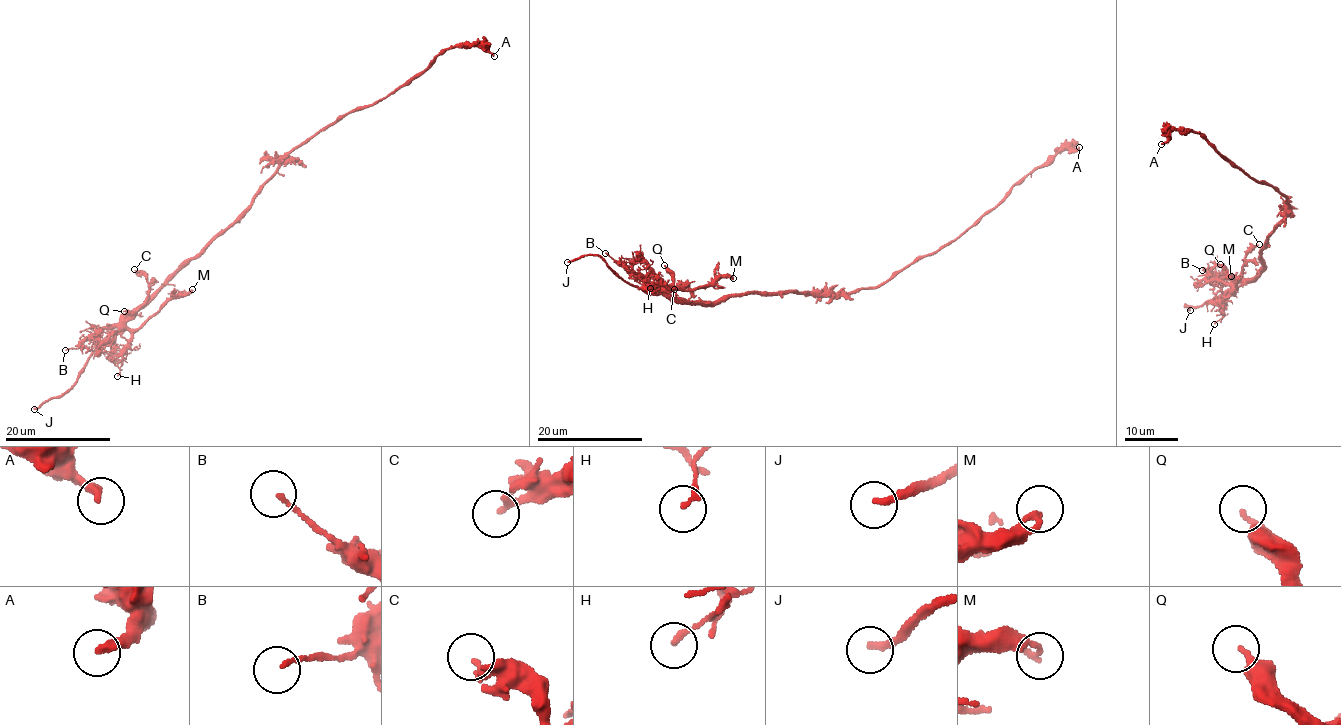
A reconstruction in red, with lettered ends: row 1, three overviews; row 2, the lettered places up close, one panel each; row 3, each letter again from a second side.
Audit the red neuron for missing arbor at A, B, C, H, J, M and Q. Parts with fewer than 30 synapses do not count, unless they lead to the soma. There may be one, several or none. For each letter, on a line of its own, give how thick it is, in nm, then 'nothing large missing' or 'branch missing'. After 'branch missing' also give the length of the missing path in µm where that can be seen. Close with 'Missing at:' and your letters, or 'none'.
A: 240 nm | nothing large missing
B: 140 nm | nothing large missing
C: 180 nm | nothing large missing
H: 190 nm | nothing large missing
J: 220 nm | branch missing | 30 µm
M: 220 nm | nothing large missing
Q: 280 nm | nothing large missing
Missing at: J

